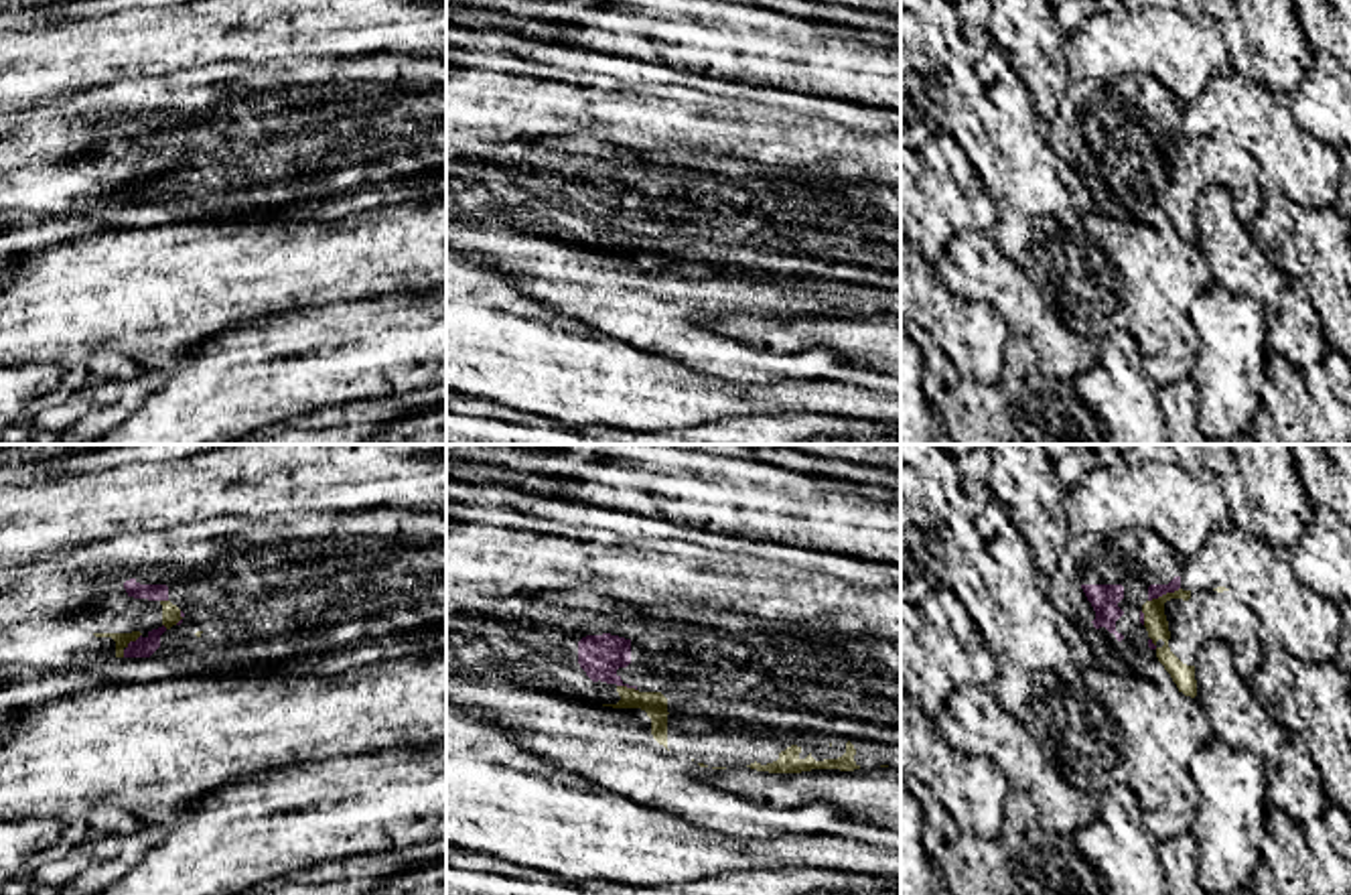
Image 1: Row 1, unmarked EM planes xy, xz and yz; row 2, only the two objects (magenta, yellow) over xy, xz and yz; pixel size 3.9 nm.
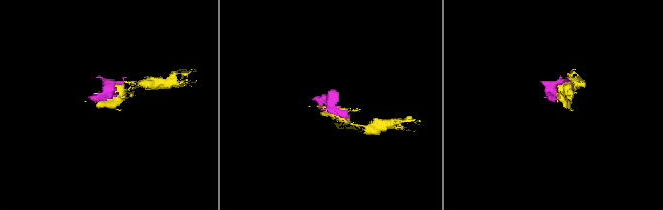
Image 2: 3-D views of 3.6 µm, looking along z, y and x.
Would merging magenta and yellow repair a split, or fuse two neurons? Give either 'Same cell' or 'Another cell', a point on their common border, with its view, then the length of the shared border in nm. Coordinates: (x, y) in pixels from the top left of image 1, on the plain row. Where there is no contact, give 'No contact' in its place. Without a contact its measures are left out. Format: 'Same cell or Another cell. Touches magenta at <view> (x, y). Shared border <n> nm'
Same cell. Touches magenta at yz (1163, 139). Shared border 140 nm

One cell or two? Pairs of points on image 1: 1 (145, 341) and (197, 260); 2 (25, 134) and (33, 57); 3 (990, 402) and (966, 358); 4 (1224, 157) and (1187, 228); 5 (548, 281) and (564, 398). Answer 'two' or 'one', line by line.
1: one
2: two
3: two
4: one
5: two

